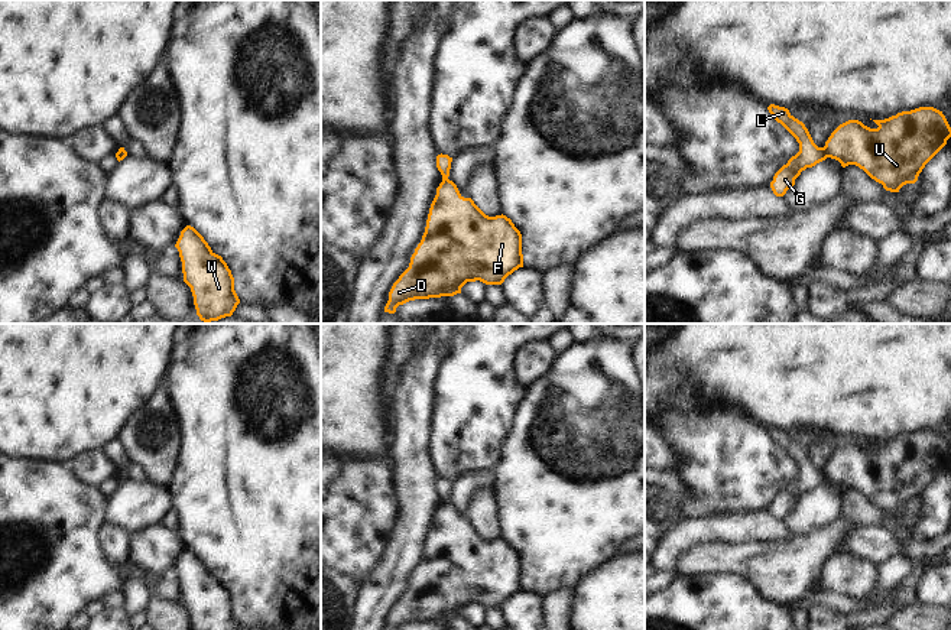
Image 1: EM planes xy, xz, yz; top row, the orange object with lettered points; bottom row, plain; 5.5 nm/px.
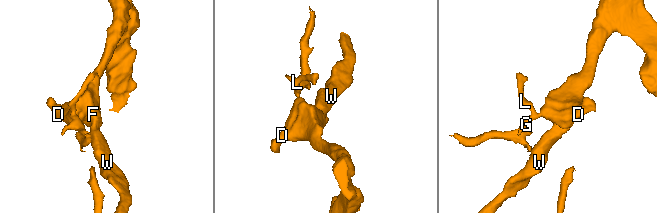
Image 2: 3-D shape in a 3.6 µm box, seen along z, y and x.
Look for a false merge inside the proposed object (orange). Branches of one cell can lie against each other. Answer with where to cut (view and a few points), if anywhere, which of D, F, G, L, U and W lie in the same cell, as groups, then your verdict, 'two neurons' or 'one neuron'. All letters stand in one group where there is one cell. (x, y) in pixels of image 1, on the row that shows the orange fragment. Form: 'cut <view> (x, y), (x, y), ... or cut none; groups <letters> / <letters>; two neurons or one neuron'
cut yz (821, 148), (828, 156); groups D F U W / G L; two neurons

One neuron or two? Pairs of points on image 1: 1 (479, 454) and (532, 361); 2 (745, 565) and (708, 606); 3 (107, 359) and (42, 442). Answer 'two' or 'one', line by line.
1: two
2: two
3: one

